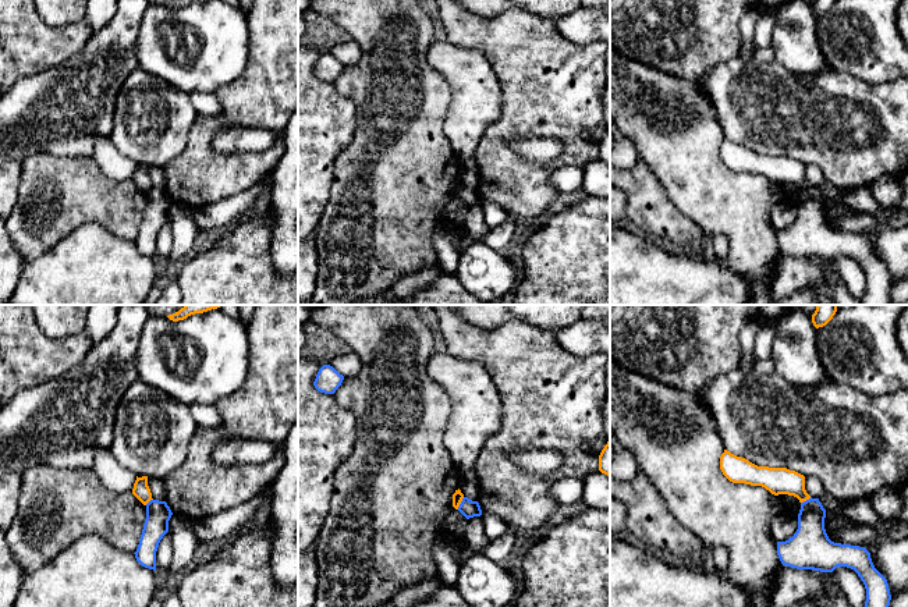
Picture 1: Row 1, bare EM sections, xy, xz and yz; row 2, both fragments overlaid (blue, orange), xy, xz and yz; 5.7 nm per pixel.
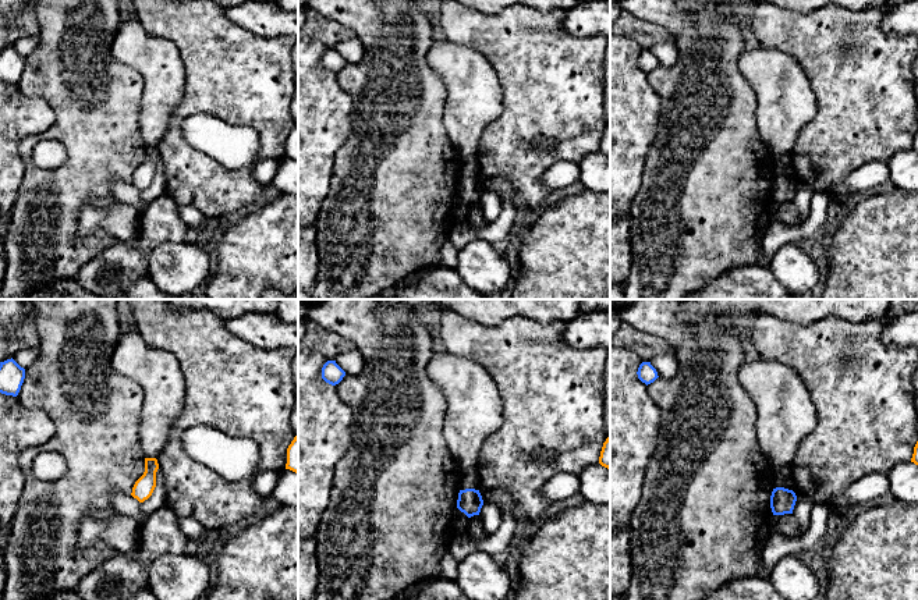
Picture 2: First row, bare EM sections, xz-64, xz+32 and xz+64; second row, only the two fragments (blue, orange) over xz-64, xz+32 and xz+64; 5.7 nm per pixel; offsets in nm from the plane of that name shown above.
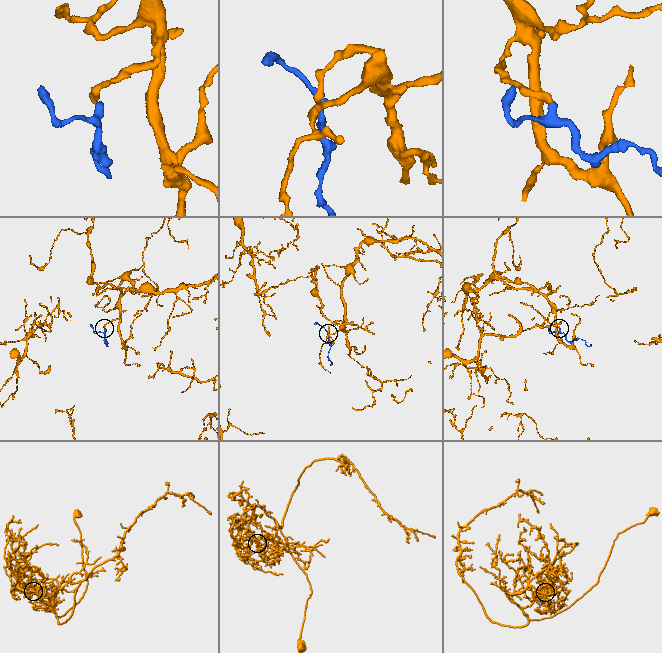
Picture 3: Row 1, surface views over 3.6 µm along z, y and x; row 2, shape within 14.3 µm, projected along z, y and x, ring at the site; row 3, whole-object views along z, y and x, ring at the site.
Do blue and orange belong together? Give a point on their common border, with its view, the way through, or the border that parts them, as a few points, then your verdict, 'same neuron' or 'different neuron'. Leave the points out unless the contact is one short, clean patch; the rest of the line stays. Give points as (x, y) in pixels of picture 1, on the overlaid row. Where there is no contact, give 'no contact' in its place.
contact xz (461, 503); border xz (464, 497), (457, 508); different neuron

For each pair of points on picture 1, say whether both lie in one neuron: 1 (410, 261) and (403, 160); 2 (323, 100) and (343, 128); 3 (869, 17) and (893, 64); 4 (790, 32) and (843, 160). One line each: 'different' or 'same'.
1: same
2: same
3: same
4: different

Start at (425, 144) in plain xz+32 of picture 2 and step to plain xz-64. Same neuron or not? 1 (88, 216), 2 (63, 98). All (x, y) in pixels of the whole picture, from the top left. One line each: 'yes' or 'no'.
1: no
2: yes

